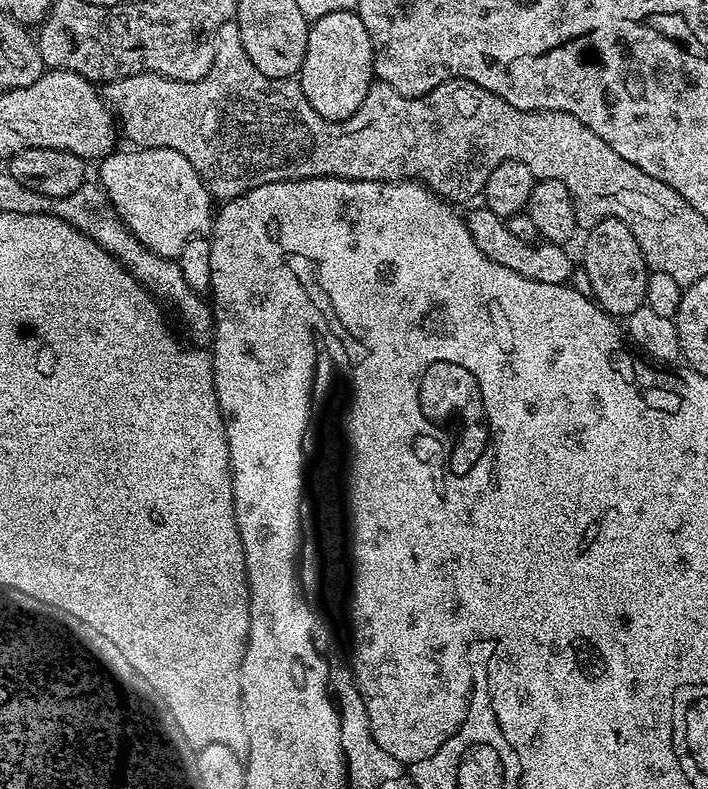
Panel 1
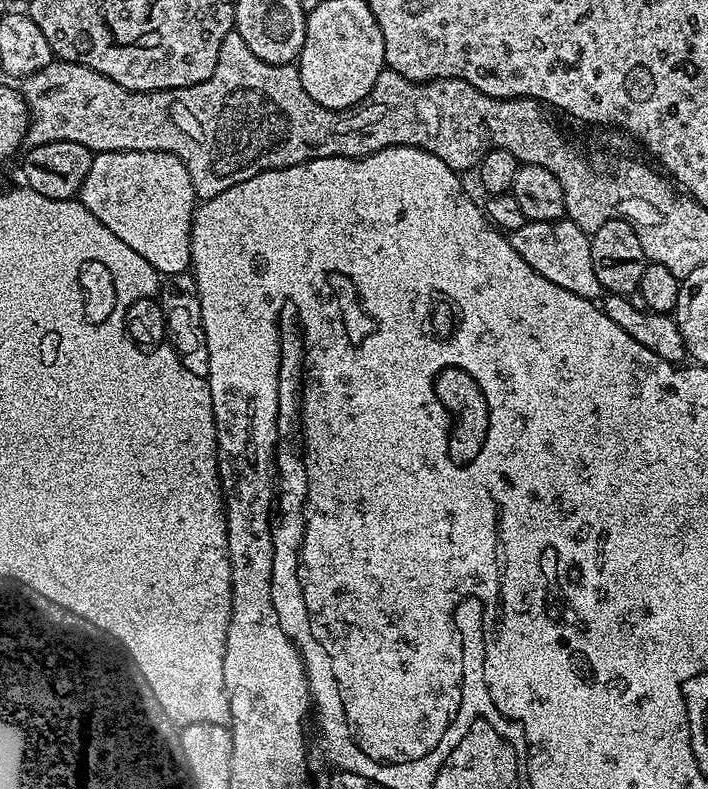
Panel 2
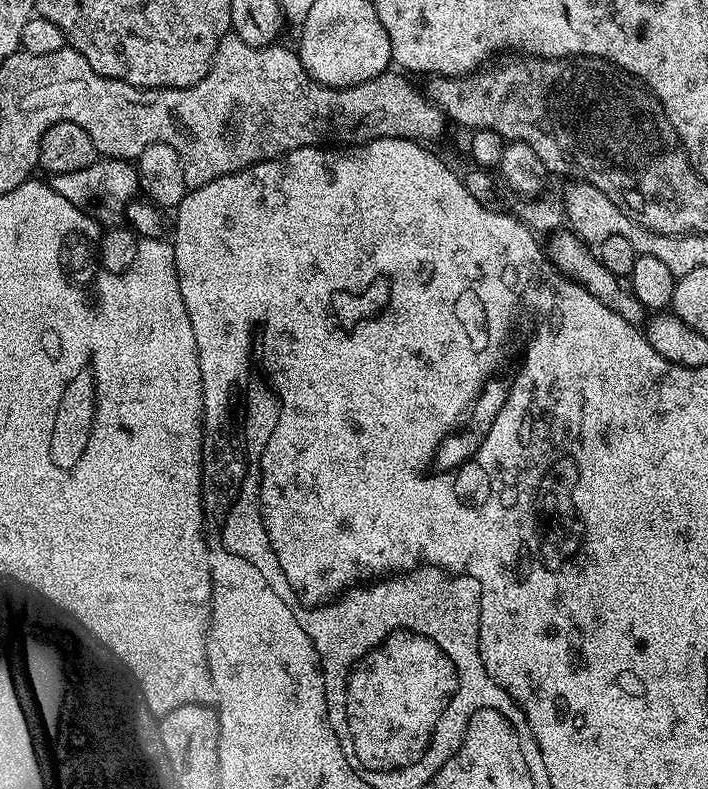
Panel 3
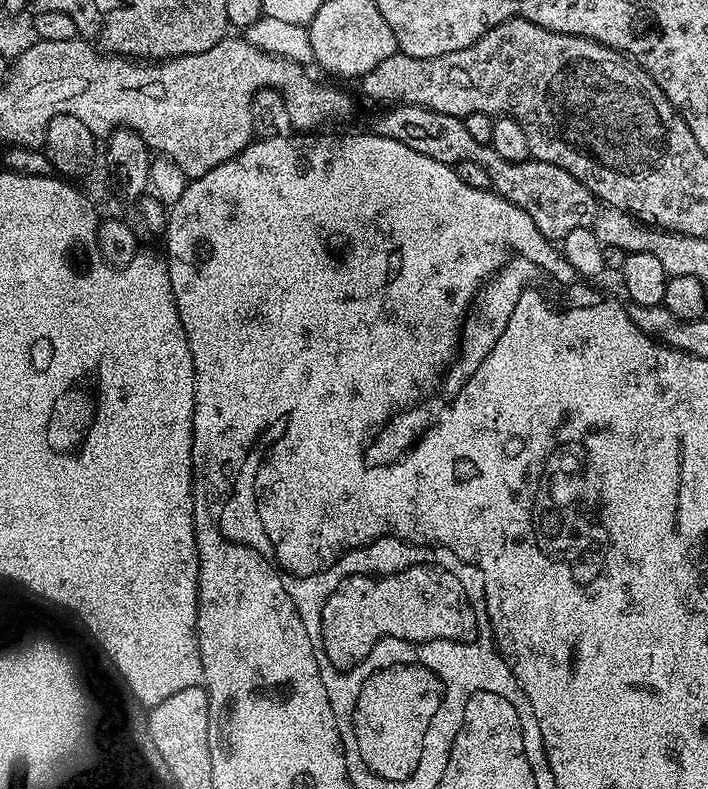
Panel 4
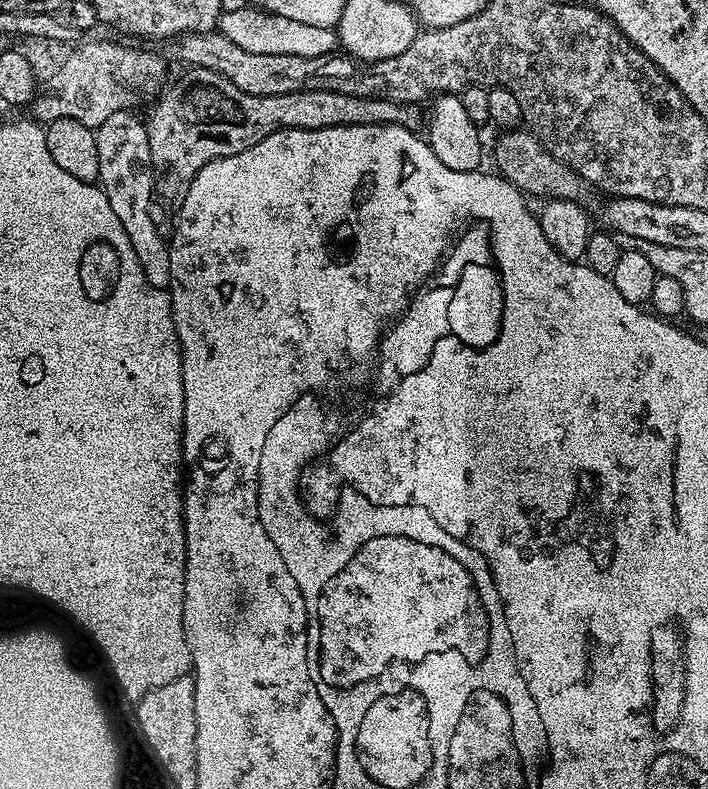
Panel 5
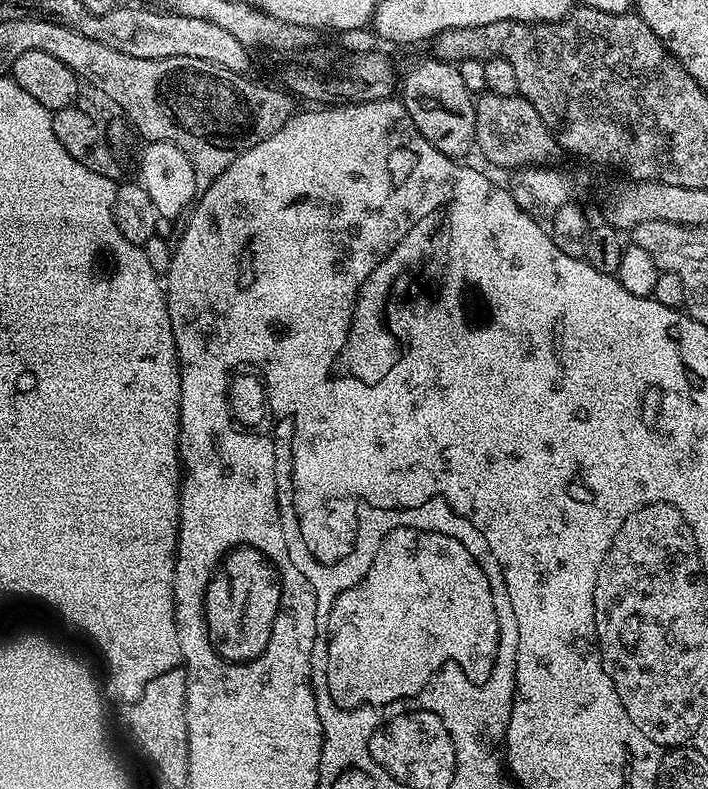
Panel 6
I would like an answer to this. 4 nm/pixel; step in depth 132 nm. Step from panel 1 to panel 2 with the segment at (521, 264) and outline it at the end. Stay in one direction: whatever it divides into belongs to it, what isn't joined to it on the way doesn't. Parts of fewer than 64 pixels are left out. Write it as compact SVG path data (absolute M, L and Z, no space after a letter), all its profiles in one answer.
M570 219L555 220L554 222L525 222L522 230L511 233L511 244L526 262L542 278L554 282L554 286L562 286L562 290L570 290L582 298L596 302L602 296L602 289L598 282L598 274L594 274L594 262L590 258L592 241L589 233L576 225Z

